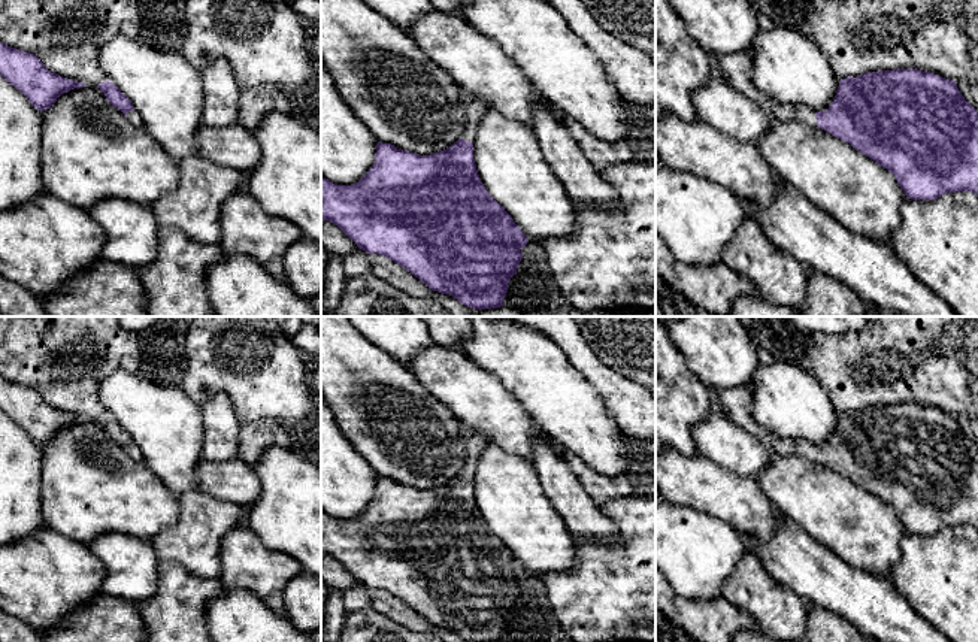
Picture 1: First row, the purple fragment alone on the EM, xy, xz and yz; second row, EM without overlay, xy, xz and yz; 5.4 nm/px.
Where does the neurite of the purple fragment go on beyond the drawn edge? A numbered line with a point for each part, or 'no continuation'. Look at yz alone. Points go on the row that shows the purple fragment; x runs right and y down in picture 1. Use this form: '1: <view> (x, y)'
1: yz (735, 67)

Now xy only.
1: xy (135, 118)

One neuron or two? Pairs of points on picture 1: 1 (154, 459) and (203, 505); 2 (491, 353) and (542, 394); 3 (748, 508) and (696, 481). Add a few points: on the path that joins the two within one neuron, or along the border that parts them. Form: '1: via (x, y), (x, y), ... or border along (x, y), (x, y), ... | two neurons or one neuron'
1: border along (197, 487), (178, 496) | two neurons
2: via (503, 356), (530, 382) | one neuron
3: via (735, 499), (709, 488) | one neuron

